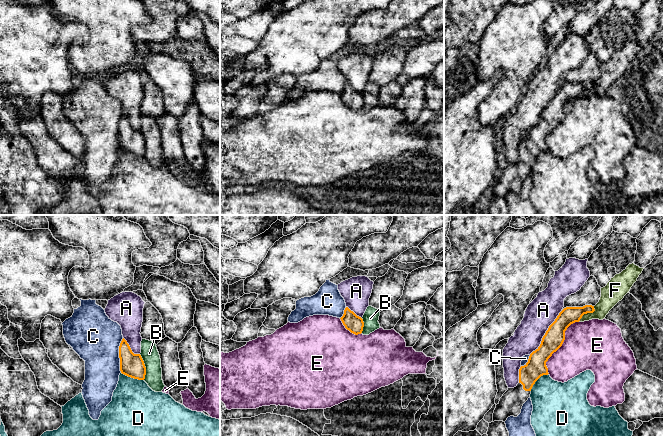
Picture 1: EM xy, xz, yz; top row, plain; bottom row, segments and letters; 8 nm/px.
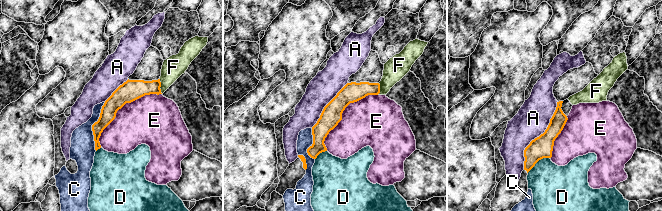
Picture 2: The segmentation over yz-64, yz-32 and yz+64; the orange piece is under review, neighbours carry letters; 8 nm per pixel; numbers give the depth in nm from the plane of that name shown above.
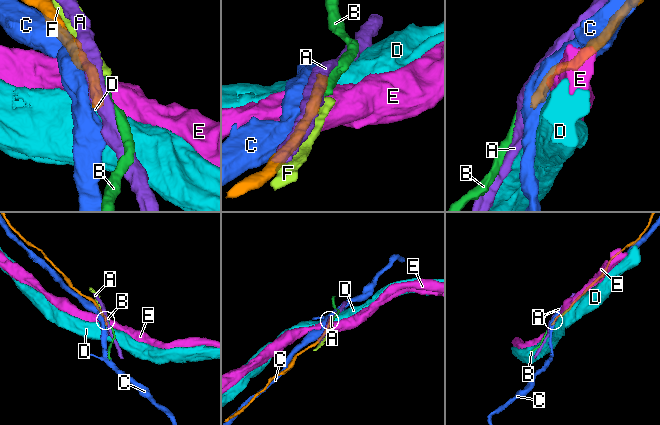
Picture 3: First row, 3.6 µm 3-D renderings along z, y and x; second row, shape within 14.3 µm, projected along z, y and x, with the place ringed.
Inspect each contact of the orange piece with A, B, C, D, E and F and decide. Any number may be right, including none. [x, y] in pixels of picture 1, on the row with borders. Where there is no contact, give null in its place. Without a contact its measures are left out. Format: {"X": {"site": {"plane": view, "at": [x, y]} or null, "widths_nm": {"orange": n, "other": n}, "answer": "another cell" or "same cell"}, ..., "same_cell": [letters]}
{"A": {"site": {"plane": "yz", "at": [545, 333]}, "widths_nm": {"orange": 160, "other": 240}, "answer": "another cell"}, "B": {"site": {"plane": "xy", "at": [145, 367]}, "widths_nm": {"orange": 190, "other": 140}, "answer": "another cell"}, "C": {"site": {"plane": "xy", "at": [119, 355]}, "widths_nm": {"orange": 190, "other": 380}, "answer": "another cell"}, "D": {"site": {"plane": "xy", "at": [132, 377]}, "widths_nm": {"orange": 190, "other": 400}, "answer": "another cell"}, "E": {"site": {"plane": "yz", "at": [561, 345]}, "widths_nm": {"orange": 160, "other": 400}, "answer": "another cell"}, "F": {"site": {"plane": "yz", "at": [587, 312]}, "widths_nm": {"orange": 140, "other": 170}, "answer": "another cell"}, "same_cell": []}

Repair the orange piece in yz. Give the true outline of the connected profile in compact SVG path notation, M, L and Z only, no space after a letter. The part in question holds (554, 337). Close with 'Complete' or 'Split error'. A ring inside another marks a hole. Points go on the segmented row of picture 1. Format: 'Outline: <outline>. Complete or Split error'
Outline: M594 306L564 308L555 321L549 326L542 338L540 346L533 351L528 362L519 369L519 383L508 390L500 398L493 413L493 421L505 422L508 417L517 417L523 404L528 400L535 382L543 375L548 375L546 362L563 344L567 328L579 322L584 314L593 313Z. Split error

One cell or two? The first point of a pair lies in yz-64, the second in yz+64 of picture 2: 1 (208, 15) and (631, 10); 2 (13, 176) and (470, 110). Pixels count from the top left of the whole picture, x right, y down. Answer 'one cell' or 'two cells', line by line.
1: two cells
2: one cell

